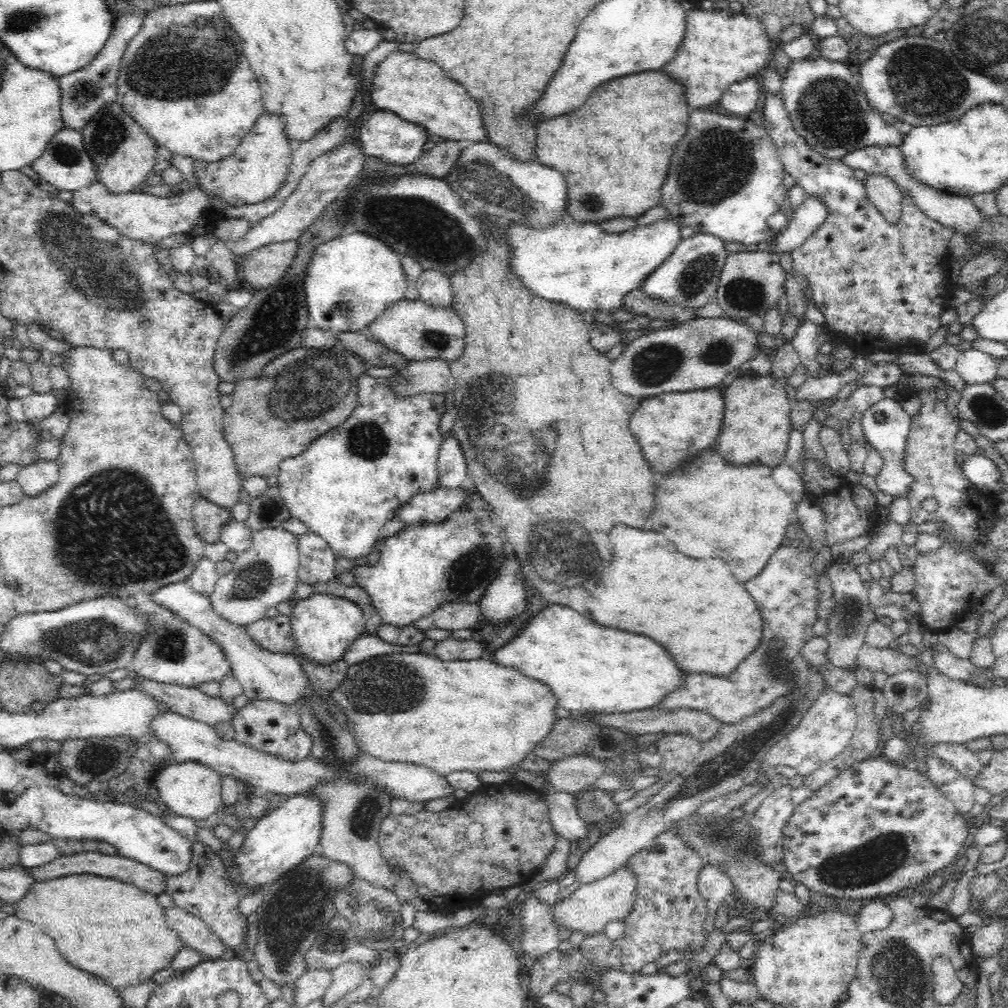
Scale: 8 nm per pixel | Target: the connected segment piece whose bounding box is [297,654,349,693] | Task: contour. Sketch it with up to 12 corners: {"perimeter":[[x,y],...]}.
{"perimeter":[[297,658],[314,690],[328,693],[346,680],[343,658],[326,666]]}

